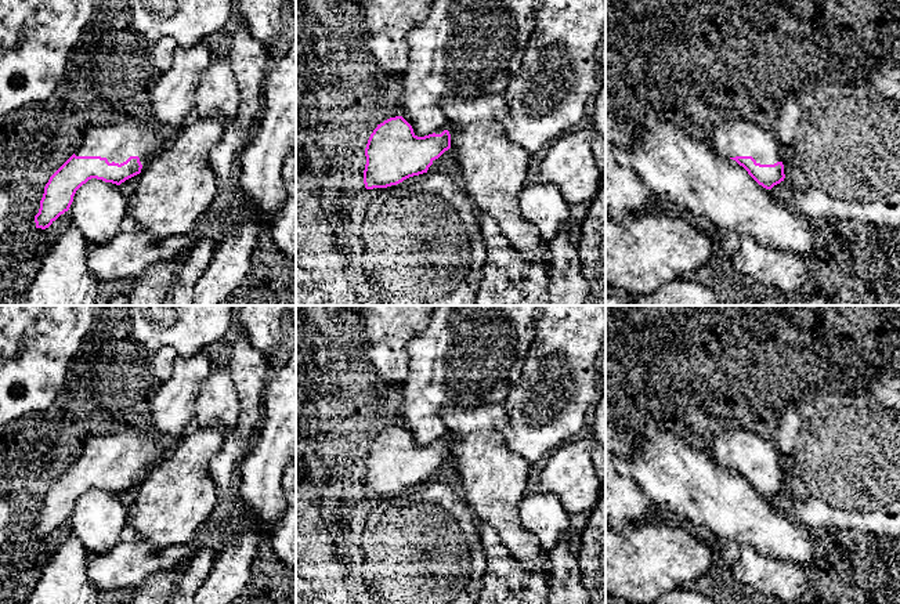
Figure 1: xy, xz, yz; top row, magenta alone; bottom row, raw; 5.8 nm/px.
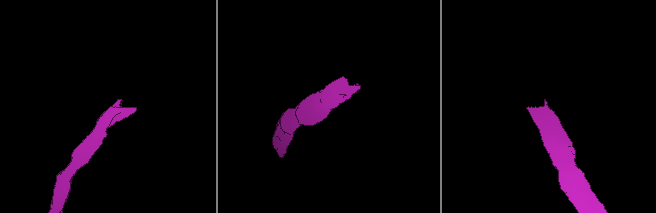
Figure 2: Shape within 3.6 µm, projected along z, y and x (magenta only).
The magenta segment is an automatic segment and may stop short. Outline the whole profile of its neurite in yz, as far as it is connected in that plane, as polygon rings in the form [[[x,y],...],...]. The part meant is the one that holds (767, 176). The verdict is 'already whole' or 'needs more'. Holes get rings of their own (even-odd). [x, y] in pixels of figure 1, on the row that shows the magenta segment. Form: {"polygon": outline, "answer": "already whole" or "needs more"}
{"polygon": [[[737,119],[716,126],[711,142],[720,156],[735,160],[763,188],[771,189],[784,181],[776,140],[751,120]]], "answer": "needs more"}

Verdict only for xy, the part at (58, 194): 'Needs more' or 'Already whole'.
Needs more

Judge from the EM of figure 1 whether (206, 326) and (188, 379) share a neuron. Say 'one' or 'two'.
two

